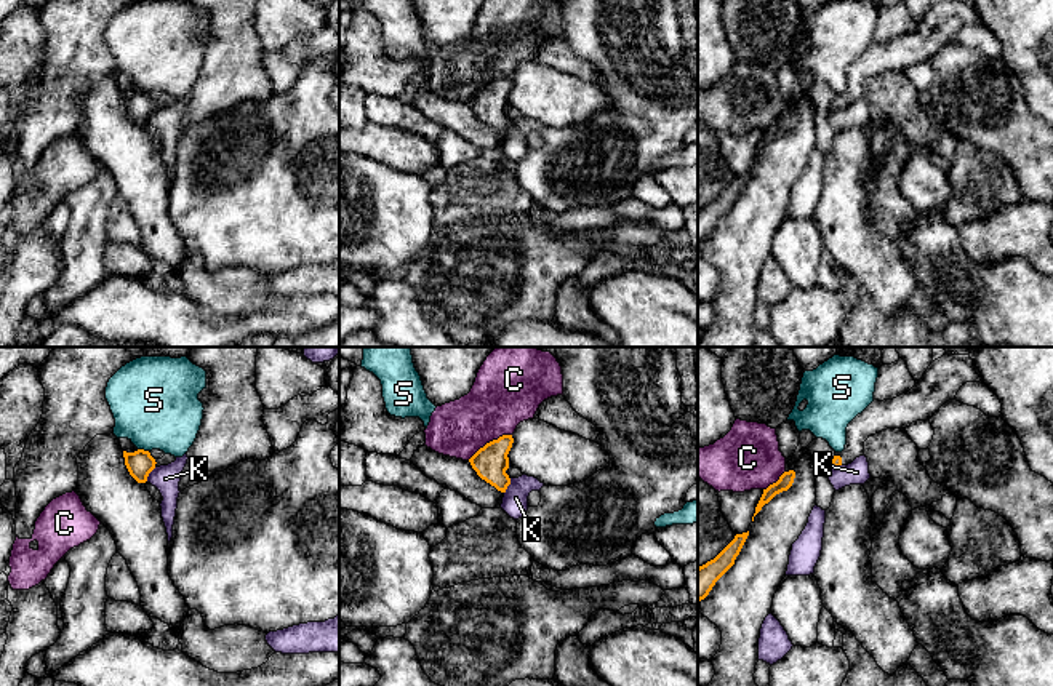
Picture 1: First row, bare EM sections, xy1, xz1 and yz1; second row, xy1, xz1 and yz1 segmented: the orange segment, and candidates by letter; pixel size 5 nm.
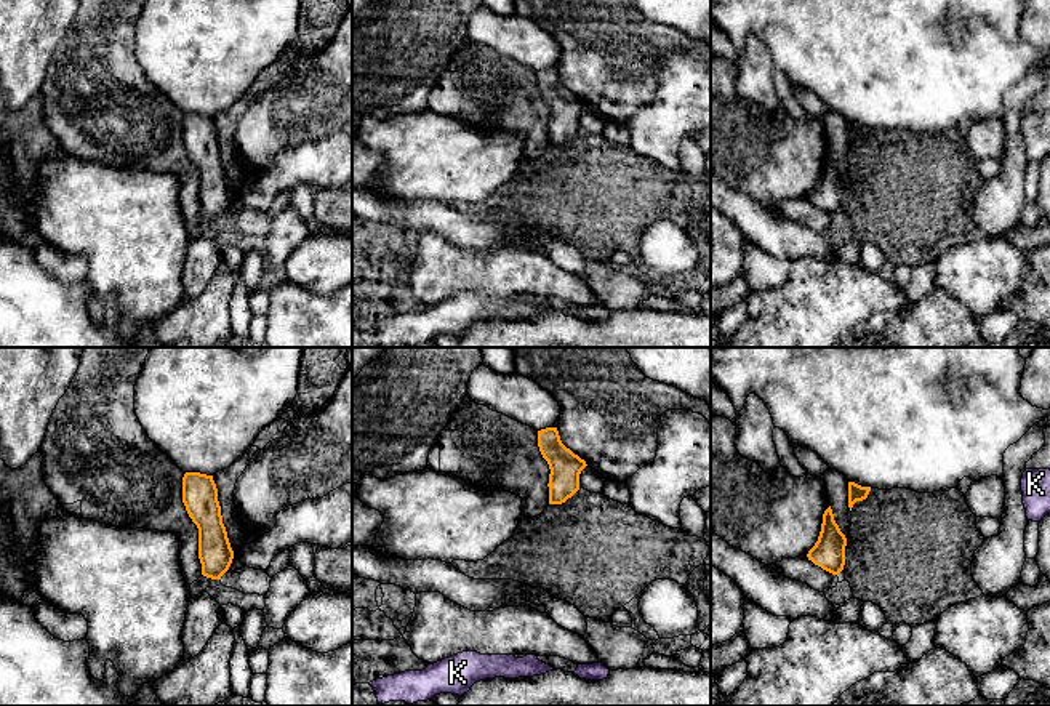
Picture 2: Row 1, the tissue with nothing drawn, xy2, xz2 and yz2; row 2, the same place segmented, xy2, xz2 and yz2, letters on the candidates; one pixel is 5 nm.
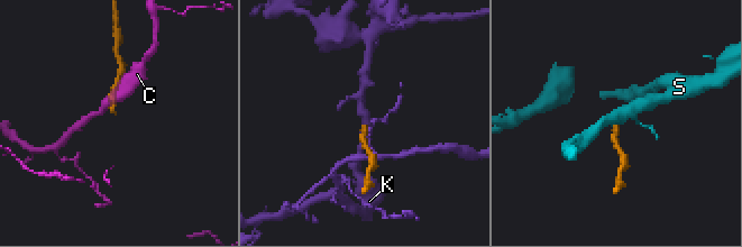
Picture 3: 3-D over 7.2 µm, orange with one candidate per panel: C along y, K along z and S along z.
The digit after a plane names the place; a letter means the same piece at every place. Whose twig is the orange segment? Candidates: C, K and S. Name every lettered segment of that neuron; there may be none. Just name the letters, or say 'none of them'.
none of them

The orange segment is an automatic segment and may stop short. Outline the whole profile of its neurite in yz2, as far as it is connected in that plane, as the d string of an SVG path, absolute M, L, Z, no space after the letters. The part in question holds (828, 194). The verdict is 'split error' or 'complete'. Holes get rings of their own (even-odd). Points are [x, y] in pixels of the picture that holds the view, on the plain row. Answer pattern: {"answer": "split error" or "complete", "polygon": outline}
{"answer": "complete", "polygon": "M831 147L823 155L821 173L807 199L823 211L837 216L845 207L847 179L834 162Z"}

